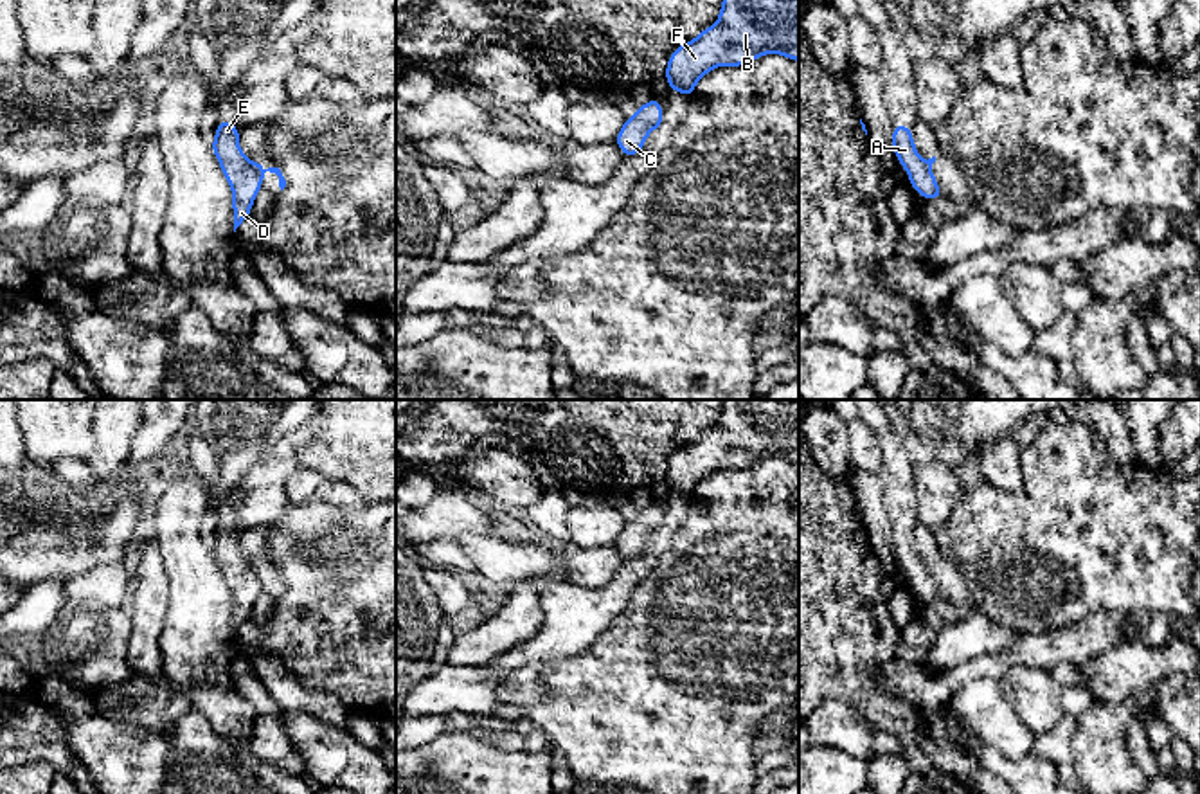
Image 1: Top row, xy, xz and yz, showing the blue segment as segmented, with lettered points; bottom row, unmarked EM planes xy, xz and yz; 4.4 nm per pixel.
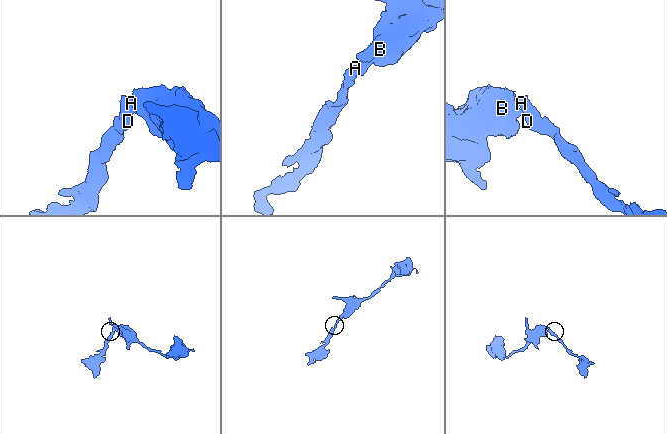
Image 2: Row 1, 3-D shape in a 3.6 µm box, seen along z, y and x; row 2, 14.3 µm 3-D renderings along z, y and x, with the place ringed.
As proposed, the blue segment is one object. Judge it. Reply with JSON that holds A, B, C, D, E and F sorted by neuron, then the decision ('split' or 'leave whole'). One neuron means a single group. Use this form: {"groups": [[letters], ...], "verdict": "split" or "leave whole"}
{"groups": [["A", "C", "D", "E"], ["B", "F"]], "verdict": "split"}

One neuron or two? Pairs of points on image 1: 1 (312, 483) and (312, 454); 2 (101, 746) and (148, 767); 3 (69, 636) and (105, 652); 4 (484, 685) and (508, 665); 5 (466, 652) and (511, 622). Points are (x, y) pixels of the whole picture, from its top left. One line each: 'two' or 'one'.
1: two
2: one
3: one
4: two
5: one

